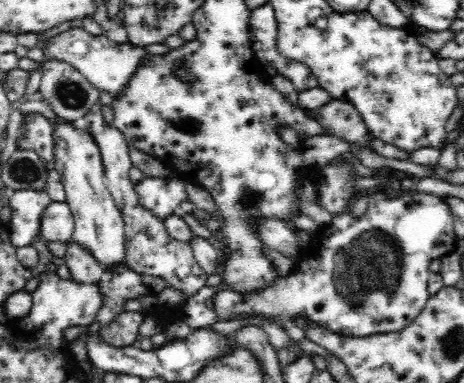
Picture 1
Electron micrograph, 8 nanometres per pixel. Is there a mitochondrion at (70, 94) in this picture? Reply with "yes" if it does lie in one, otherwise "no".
yes

